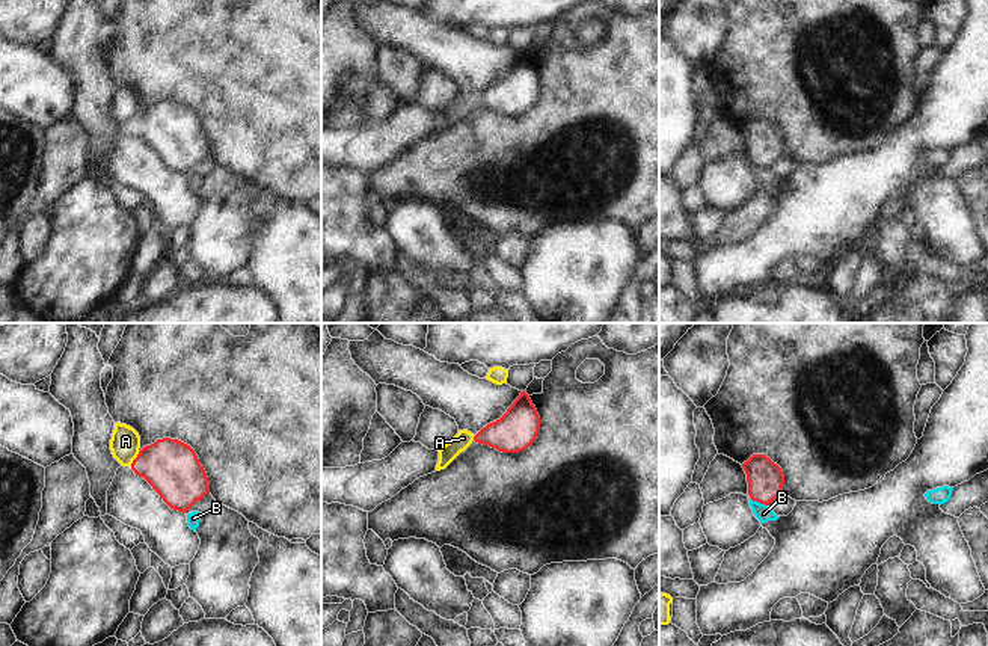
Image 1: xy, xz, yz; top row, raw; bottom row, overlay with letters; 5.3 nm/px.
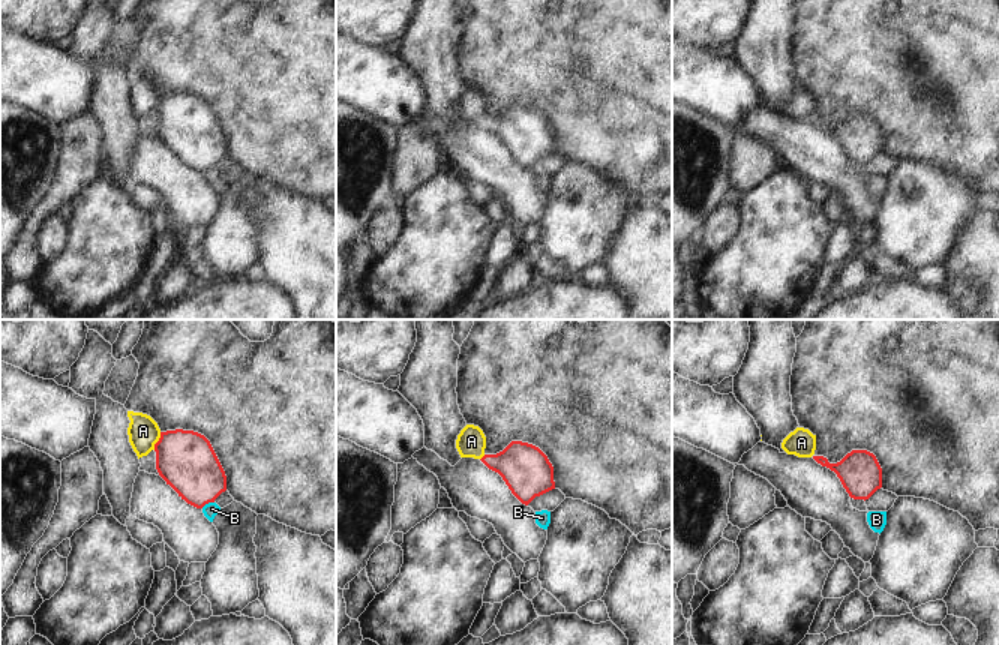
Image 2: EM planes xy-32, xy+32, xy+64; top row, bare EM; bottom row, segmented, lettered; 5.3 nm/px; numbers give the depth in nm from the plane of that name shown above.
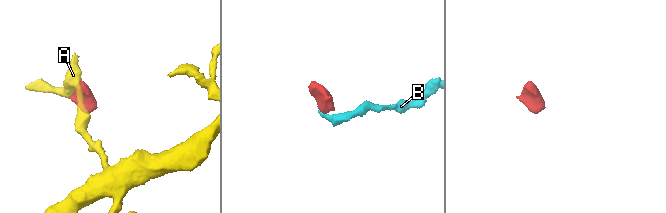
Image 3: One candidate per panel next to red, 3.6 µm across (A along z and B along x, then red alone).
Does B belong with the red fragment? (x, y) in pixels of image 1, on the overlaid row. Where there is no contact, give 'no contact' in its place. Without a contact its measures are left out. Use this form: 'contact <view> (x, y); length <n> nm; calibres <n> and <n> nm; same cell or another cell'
contact yz (759, 501); length 100 nm; calibres 190 and 90 nm; another cell

